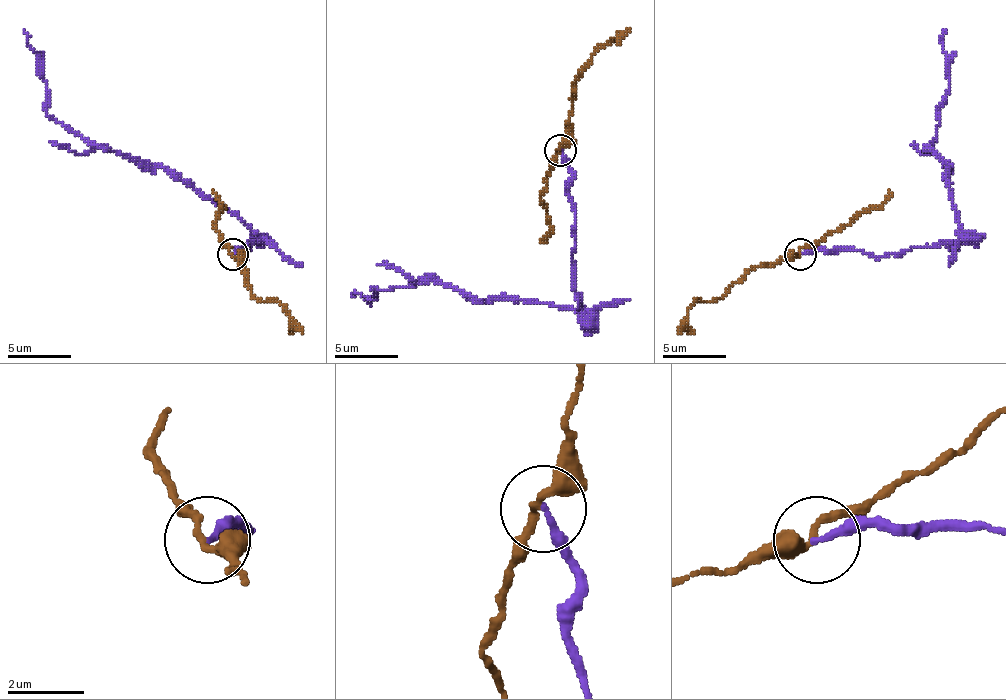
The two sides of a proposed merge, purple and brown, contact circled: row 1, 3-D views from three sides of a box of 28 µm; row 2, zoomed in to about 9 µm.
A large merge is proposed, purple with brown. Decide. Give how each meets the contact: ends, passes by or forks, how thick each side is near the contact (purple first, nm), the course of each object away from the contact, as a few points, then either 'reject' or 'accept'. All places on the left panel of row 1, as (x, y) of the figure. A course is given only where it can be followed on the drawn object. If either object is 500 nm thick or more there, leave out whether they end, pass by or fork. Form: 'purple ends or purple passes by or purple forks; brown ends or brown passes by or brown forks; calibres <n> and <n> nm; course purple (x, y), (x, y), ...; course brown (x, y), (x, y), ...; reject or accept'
purple ends; brown passes by; calibres 190 and 220 nm; course purple (232, 253), (248, 257), (257, 237), (235, 215), (161, 167), (91, 148), (46, 113), (43, 59), (24, 30); course brown (232, 253), (244, 266), (244, 285), (260, 301), (276, 301), (302, 333); reject

